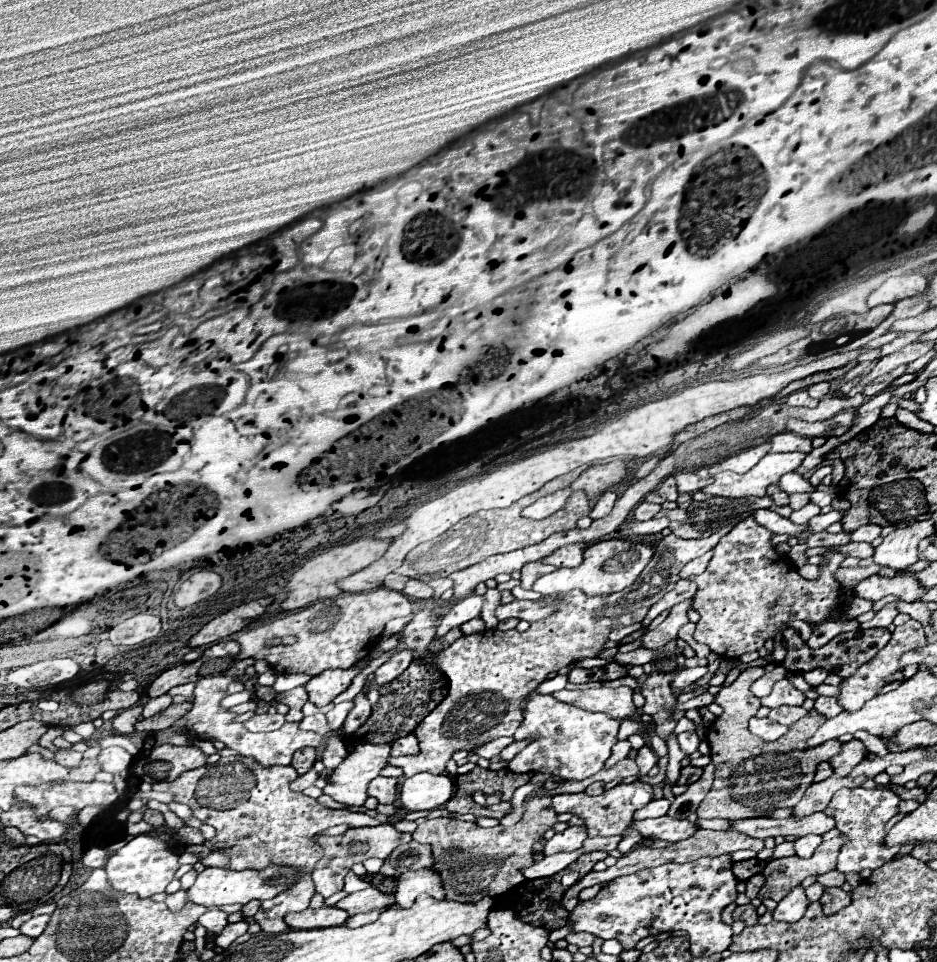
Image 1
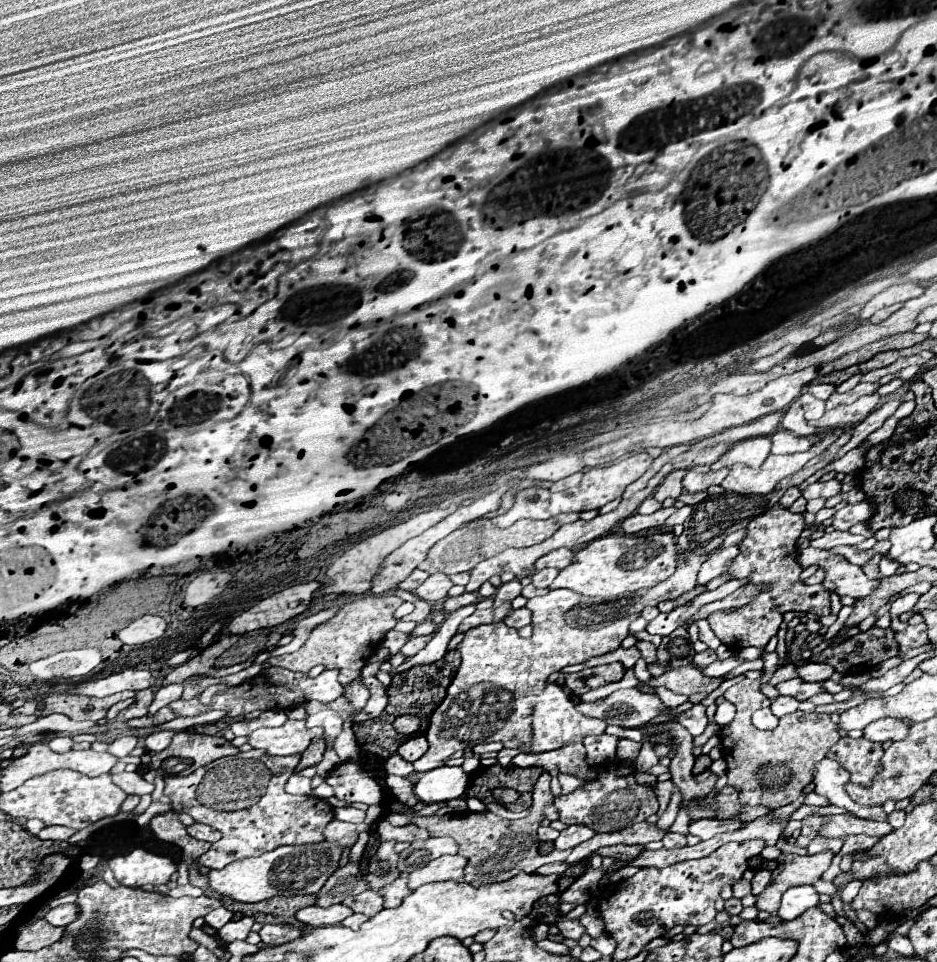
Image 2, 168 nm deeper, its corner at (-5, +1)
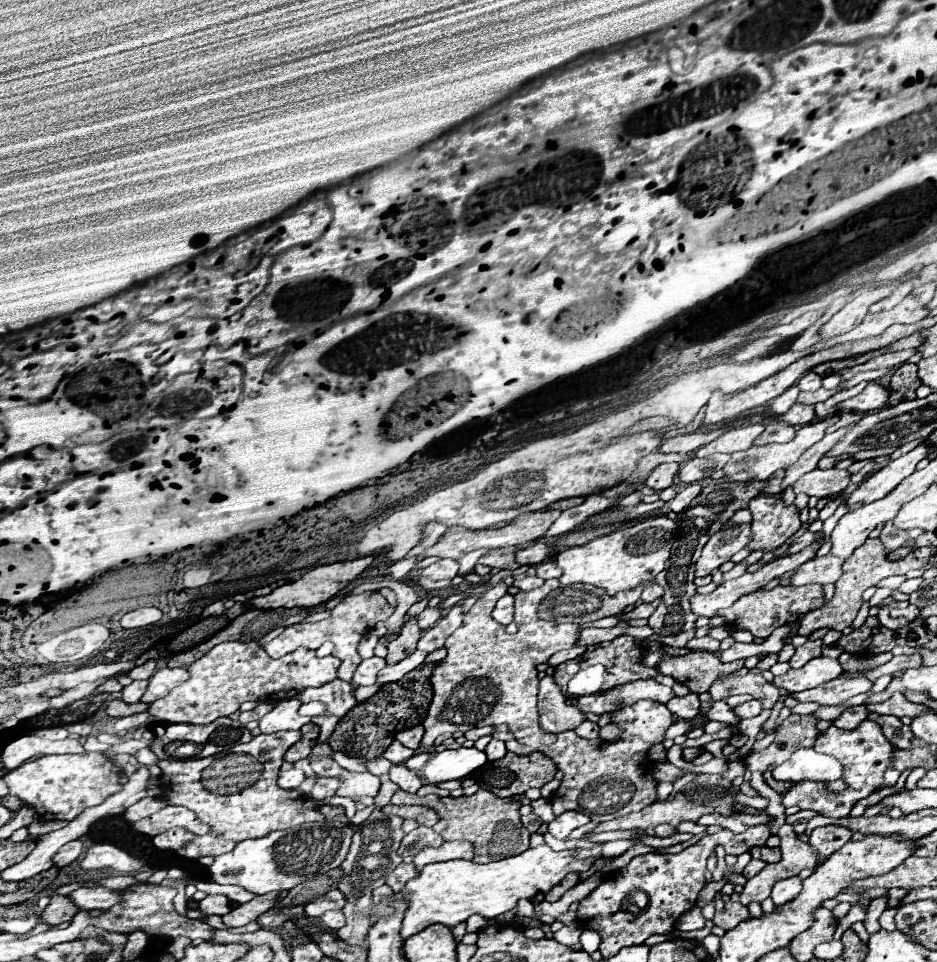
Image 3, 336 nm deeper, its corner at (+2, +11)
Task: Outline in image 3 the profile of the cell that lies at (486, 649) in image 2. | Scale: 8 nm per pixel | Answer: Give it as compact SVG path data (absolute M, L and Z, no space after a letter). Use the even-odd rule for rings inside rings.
M548 579L542 587L532 591L519 591L515 596L514 622L518 626L516 635L508 635L504 625L492 619L492 609L500 597L506 595L506 583L500 581L488 589L476 605L466 613L464 625L446 639L448 655L432 671L434 697L424 719L424 737L418 751L430 751L436 737L444 733L468 731L486 725L508 725L510 733L518 743L538 751L544 745L552 745L556 735L540 729L536 695L538 695L538 665L562 649L570 649L580 639L580 625L554 623L538 617L538 605L548 597L550 591L560 587L558 579Z

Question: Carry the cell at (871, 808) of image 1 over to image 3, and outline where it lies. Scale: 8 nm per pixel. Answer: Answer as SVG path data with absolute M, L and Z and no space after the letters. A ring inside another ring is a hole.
M800 749L794 751L792 757L776 767L772 771L774 779L778 781L816 781L816 783L828 783L828 781L838 781L842 779L842 763L826 753L816 753L814 749Z

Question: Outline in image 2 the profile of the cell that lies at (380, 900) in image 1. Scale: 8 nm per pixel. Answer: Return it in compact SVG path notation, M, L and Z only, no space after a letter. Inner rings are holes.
M399 877L395 879L391 885L385 887L385 907L397 907L407 895L411 893L411 889L407 887L407 877Z

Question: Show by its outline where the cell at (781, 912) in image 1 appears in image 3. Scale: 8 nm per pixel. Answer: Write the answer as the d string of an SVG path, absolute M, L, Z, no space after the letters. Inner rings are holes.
M788 877L784 881L778 881L772 889L772 901L774 905L786 905L788 901L796 899L802 891L802 879L800 877Z

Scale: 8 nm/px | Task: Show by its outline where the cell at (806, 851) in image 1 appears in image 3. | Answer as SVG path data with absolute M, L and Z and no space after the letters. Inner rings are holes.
M826 825L826 827L818 827L812 831L812 835L808 837L808 843L816 849L820 859L828 859L834 851L838 851L844 843L850 841L852 831L846 827L838 827L838 825Z

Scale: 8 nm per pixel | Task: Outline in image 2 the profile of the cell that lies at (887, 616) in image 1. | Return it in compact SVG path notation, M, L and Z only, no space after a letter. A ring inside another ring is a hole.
M909 593L909 595L897 597L897 599L891 603L891 615L893 615L893 617L899 617L901 613L911 611L911 609L915 607L915 603L917 603L919 597L921 597L921 595L917 595L917 593Z

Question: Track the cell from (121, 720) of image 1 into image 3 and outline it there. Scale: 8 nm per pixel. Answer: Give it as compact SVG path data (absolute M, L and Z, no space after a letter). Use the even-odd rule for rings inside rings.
M132 681L130 685L126 685L122 689L122 701L124 703L138 703L146 691L146 685L148 685L148 681Z

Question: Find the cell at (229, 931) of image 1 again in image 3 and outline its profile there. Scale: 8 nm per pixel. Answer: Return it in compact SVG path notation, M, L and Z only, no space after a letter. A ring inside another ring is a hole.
M278 893L256 895L252 901L242 903L242 905L238 905L236 909L232 909L230 913L226 913L226 915L222 917L222 921L224 921L226 927L244 927L246 923L254 921L258 915L262 915L264 911L268 911L268 909L274 905L276 897L278 897Z

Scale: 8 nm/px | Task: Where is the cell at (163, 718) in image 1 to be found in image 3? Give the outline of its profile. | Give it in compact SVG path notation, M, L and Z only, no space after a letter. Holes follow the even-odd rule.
M120 699L110 701L110 705L108 705L108 709L106 709L106 713L128 713L128 715L140 713L140 711L148 711L148 705L142 703L142 701L136 703L136 705L124 705Z

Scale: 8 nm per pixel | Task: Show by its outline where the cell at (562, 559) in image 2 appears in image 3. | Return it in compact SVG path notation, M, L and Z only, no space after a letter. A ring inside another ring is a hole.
M536 541L528 549L524 549L524 551L520 549L516 557L518 557L516 561L520 565L538 565L550 557L550 545L544 541Z

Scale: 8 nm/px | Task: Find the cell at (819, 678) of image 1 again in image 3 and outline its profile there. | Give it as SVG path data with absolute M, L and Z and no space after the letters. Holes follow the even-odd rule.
M806 641L804 645L796 647L794 657L790 659L790 667L804 667L808 661L822 655L822 641Z

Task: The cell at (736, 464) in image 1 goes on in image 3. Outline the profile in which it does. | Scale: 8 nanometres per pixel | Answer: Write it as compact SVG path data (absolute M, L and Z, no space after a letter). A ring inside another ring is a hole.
M742 425L728 429L722 437L714 439L712 443L700 447L696 451L696 457L700 455L712 455L712 453L736 453L736 451L746 451L754 445L754 439L764 431L764 425Z

